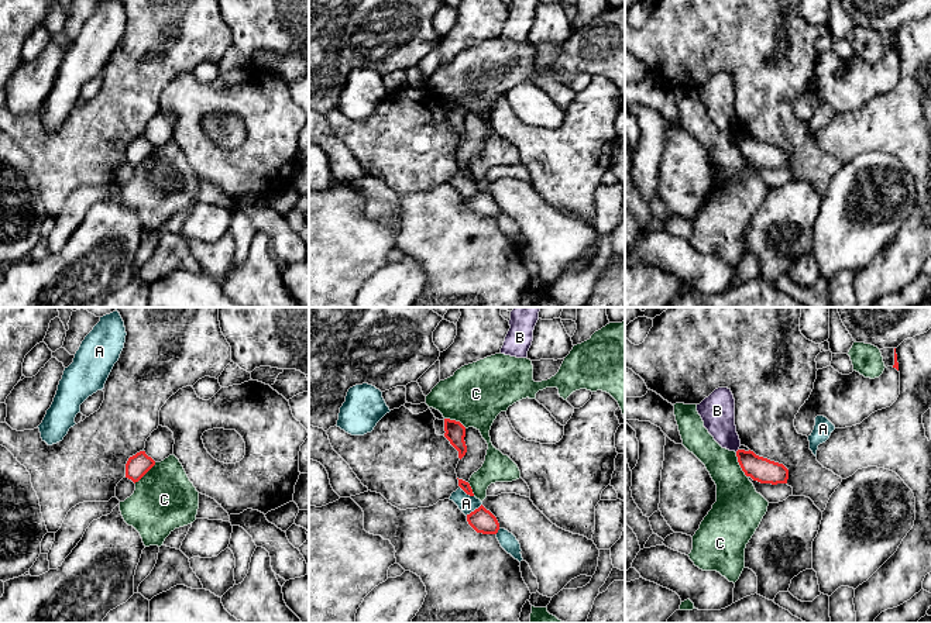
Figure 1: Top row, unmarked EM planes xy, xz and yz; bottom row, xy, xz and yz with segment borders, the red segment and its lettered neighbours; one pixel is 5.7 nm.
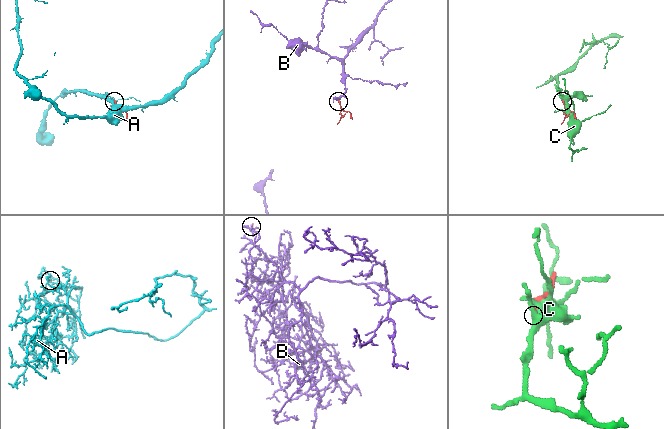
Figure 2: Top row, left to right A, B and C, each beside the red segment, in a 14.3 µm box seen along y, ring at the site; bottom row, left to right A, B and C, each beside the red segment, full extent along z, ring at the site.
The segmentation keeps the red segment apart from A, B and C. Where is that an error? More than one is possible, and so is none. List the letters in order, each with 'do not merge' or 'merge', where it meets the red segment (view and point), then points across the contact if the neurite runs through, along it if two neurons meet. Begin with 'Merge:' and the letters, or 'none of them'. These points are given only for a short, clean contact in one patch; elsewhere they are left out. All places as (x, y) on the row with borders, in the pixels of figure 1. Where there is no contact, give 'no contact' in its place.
Merge: none of them
A: do not merge; meets red in xz at (474, 510)
B: do not merge; no contact
C: do not merge; meets red in yz at (739, 464)

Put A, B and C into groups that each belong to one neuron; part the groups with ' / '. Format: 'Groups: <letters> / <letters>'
Groups: A / B / C

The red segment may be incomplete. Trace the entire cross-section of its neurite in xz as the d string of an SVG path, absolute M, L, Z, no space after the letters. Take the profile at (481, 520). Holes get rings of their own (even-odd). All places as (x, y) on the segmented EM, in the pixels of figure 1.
M482 505L467 514L467 522L477 533L497 534L499 530L499 523L497 517Z

